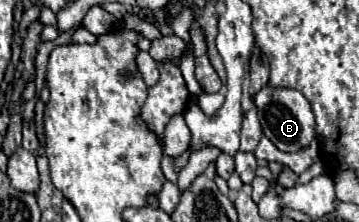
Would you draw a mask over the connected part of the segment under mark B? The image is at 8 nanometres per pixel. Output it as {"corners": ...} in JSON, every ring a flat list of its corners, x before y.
{"corners":[[266,85,254,95,254,103,258,107,258,119,260,119,264,135,280,151,296,153,314,141,314,137,316,137,314,113,310,109,308,99,300,91,296,91,296,89,272,89,270,85]]}

